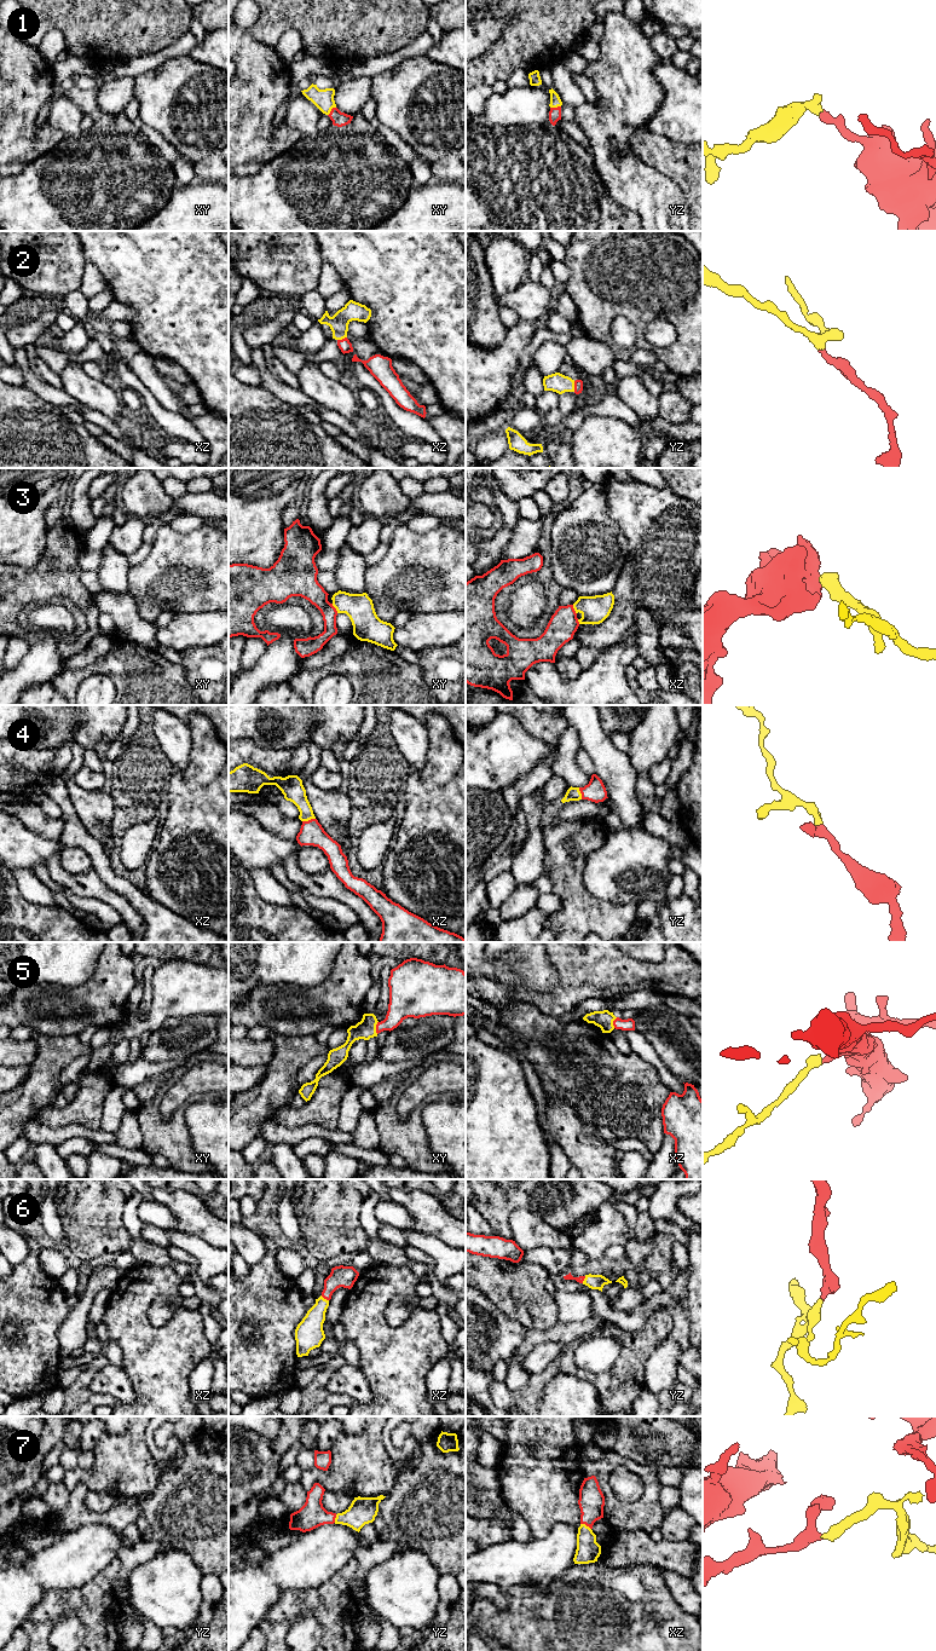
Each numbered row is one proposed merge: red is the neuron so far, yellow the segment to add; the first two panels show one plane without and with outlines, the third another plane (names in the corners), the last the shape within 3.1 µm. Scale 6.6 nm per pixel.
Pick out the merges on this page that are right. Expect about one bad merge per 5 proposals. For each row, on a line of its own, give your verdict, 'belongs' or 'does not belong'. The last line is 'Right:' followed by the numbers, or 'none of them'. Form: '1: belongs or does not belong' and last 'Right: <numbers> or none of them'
1: belongs
2: belongs
3: does not belong
4: belongs
5: belongs
6: belongs
7: belongs
Right: 1, 2, 4, 5, 6, 7

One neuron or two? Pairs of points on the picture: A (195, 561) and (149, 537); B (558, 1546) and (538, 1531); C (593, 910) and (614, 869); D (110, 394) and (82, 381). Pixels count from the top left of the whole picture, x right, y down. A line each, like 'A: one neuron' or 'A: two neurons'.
A: two neurons
B: two neurons
C: two neurons
D: one neuron

